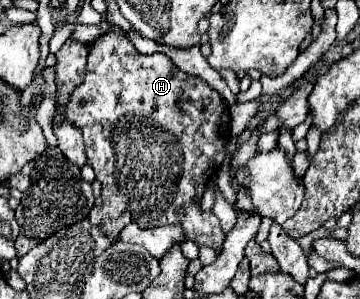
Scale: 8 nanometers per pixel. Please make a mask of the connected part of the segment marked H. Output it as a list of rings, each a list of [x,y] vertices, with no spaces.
[[[111,25],[111,33],[103,35],[89,47],[85,81],[73,91],[65,115],[81,129],[87,165],[93,167],[95,177],[103,185],[101,195],[89,211],[91,225],[99,227],[113,243],[129,223],[141,225],[141,229],[181,225],[185,235],[197,245],[221,247],[225,233],[213,221],[213,215],[203,215],[201,211],[205,185],[217,175],[225,157],[225,145],[231,139],[229,109],[221,95],[203,79],[179,71],[167,55],[137,53],[133,43],[125,39],[115,25]]]

